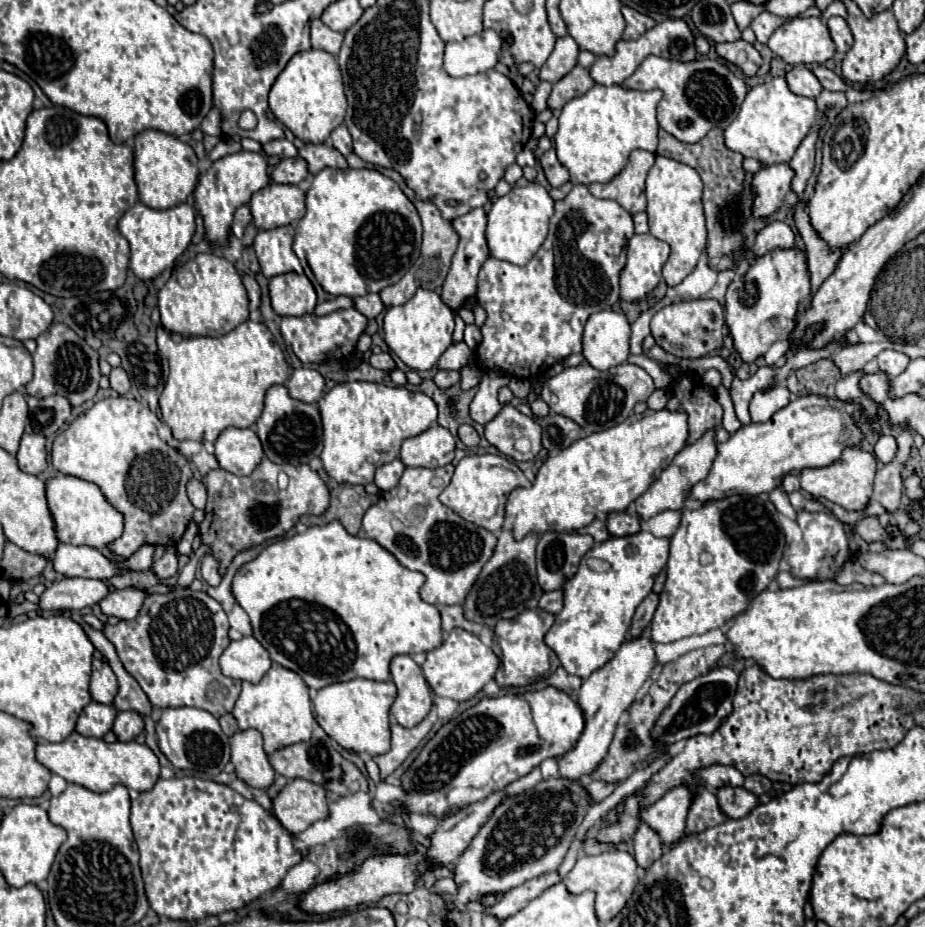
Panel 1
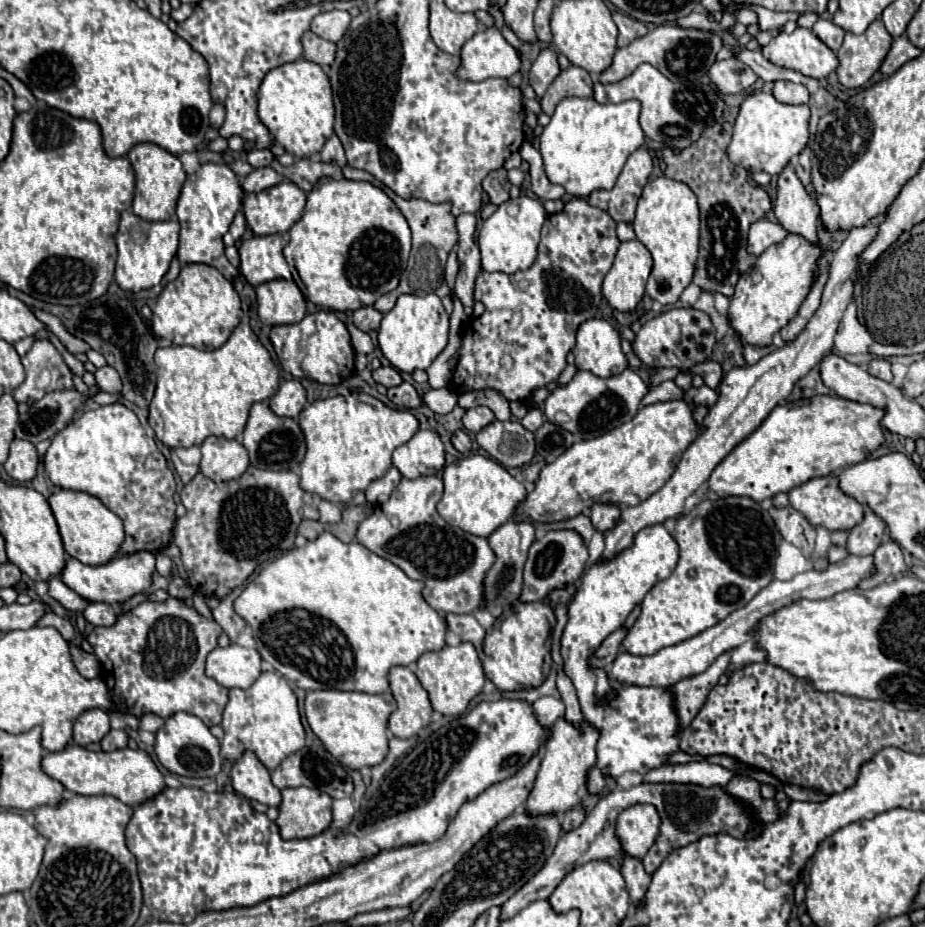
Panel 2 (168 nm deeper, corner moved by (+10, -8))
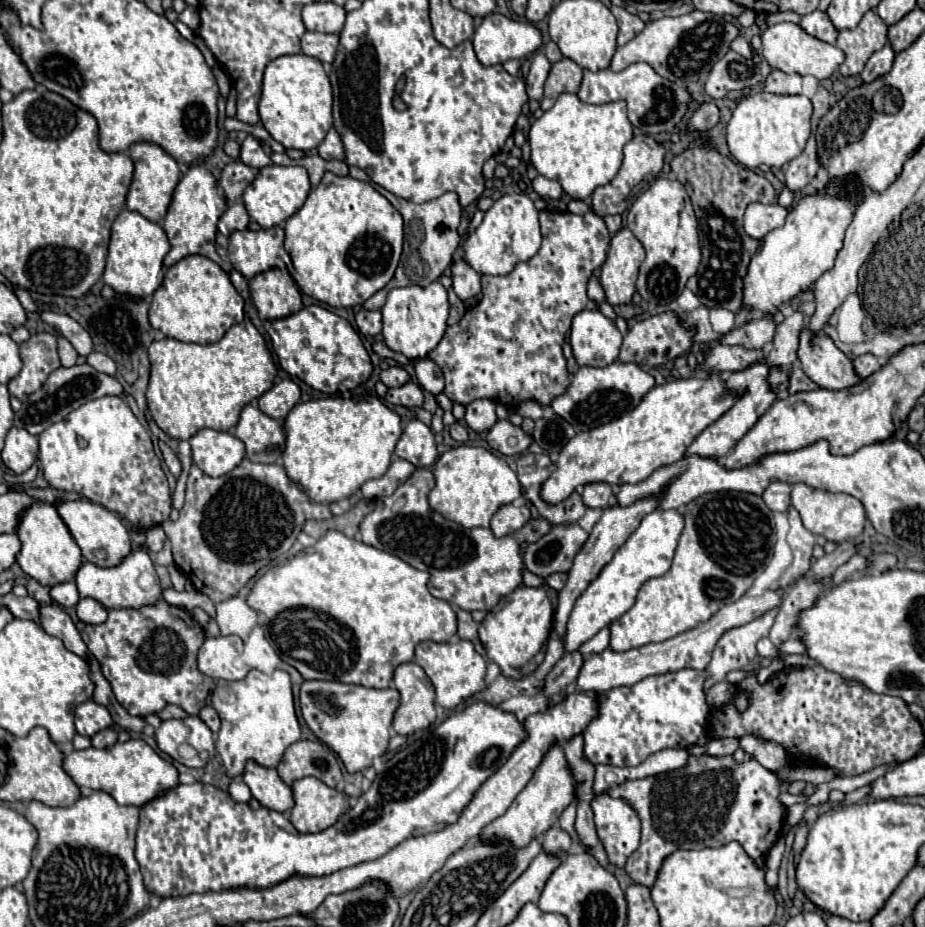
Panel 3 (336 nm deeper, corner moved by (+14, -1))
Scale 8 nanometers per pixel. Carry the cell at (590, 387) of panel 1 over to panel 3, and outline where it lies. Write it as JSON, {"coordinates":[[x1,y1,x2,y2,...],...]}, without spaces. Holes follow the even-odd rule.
{"coordinates":[[612,362,604,368,582,366,572,376,566,394,554,398,552,408,560,418,566,418,566,422,570,422,576,432,584,432,602,426,606,422,612,422,622,414,632,412,652,386,654,386,654,378,648,372,644,372,638,364]]}

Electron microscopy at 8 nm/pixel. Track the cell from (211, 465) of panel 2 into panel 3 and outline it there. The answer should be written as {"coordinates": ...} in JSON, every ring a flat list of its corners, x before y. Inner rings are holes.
{"coordinates":[[204,428,190,438,192,460,208,476,218,478,234,470,244,458,244,446,236,436]]}

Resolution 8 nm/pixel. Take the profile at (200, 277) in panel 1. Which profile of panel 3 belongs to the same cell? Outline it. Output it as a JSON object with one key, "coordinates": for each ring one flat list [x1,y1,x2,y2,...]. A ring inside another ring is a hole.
{"coordinates":[[186,256,166,270,164,282,154,292,150,306,150,324,164,336,176,338,180,342,210,344,218,342,226,330,242,322,244,300,230,282,228,272,224,272,216,262,206,256]]}

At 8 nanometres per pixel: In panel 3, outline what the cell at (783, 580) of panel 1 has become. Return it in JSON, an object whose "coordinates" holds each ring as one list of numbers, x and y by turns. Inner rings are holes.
{"coordinates":[[766,590,762,596,756,596,756,598,744,596,738,602,724,606,708,622,702,622,696,628,692,628,692,630,688,630,684,634,678,634,678,636,674,636,670,640,658,642,658,644,646,644,642,648,634,648,634,650,626,650,626,652,614,652,610,648,606,648,600,654,586,656,584,658,584,664,580,668,580,674,578,674,576,682,574,682,574,686,576,686,578,692,592,694,592,692,608,692,608,690,618,688,618,686,632,686,632,684,648,678,648,676,676,672,676,670,682,670,682,668,704,670,708,666,708,662,710,662,710,656,712,656,712,650,714,650,718,638,726,630,736,628,736,626,742,626,742,624,750,622,752,618,762,616,766,610,778,606,782,602,784,592,786,590,778,590,778,592]]}

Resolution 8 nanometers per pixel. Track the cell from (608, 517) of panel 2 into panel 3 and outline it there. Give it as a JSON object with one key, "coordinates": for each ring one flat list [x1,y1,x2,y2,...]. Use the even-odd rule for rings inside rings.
{"coordinates":[[592,482,586,484,582,490,582,500,590,508,606,508,612,496,614,496,612,486,606,482]]}

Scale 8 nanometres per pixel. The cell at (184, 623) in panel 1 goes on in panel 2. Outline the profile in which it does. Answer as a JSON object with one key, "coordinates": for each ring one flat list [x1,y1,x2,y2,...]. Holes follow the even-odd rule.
{"coordinates":[[182,599,144,601,124,613,112,627,94,627,88,635,102,663,102,677,112,697,124,697,130,715,154,713,170,717,178,711,200,717,208,727,222,721,228,689,206,677,206,655,218,645,222,627,196,613]]}

